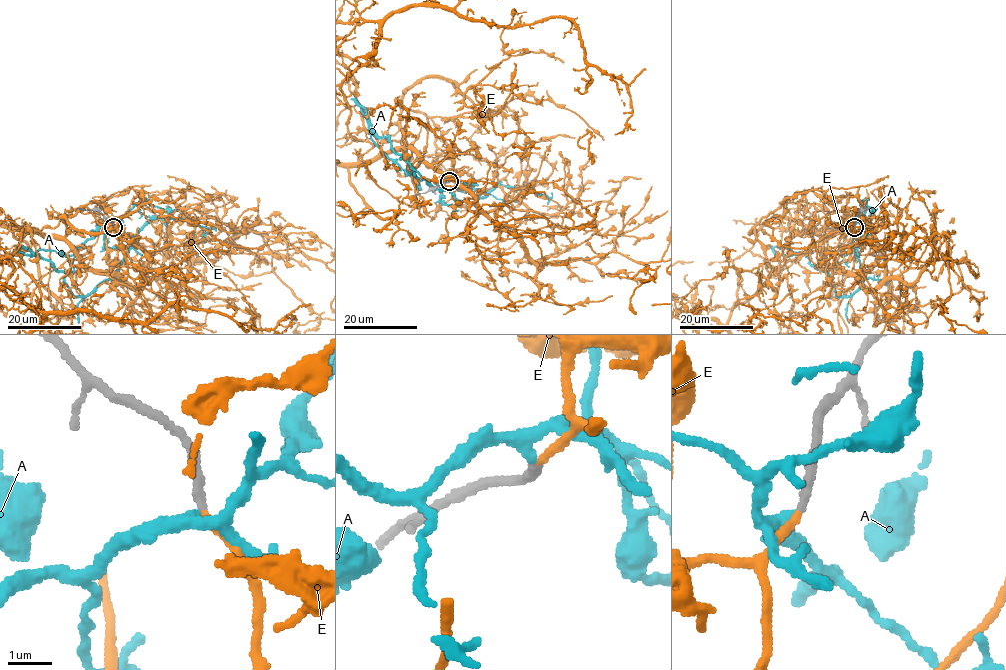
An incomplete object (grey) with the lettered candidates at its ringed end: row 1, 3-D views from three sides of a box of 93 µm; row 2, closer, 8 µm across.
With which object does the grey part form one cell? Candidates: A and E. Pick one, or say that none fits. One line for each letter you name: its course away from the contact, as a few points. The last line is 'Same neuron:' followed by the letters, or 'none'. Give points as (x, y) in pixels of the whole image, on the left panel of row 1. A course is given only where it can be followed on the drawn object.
Same neuron: E

